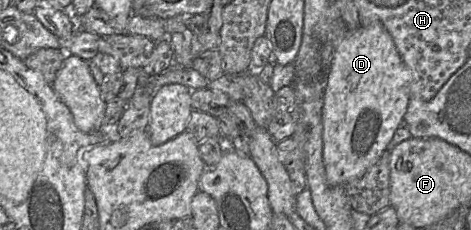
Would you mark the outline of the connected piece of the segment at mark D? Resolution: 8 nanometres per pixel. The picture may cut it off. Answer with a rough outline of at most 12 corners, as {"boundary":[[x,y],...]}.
{"boundary":[[380,22],[348,30],[324,90],[323,163],[382,155],[410,72]]}

